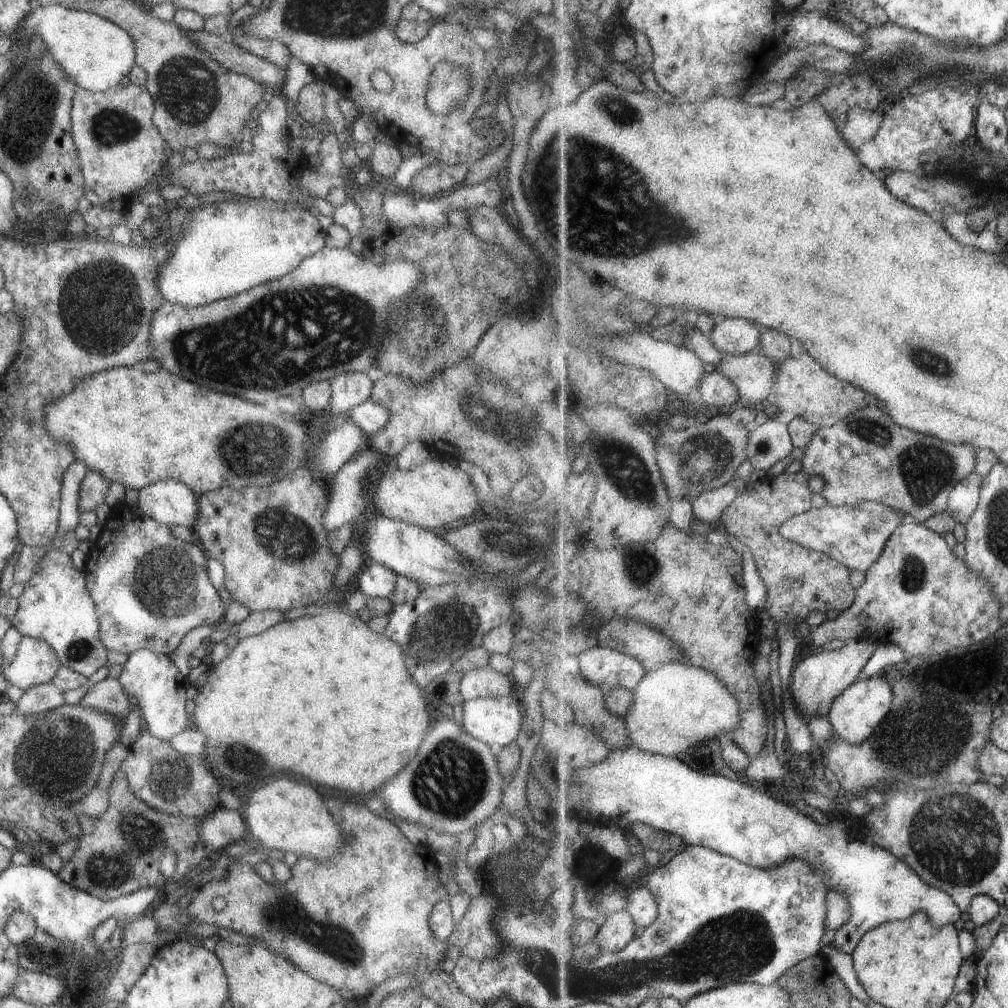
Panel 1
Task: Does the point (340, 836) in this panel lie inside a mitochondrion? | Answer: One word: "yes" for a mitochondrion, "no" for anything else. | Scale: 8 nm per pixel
no

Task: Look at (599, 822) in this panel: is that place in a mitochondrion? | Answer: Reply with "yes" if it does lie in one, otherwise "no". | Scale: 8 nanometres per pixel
no

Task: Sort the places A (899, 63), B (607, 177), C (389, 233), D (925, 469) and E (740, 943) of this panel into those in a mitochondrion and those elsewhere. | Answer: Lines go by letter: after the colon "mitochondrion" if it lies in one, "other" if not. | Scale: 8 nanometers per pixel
A: mitochondrion
B: mitochondrion
C: other
D: mitochondrion
E: mitochondrion

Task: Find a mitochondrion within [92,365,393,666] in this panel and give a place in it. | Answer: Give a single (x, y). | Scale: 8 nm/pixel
(166, 582)

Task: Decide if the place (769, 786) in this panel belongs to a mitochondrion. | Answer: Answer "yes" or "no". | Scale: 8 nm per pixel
no

